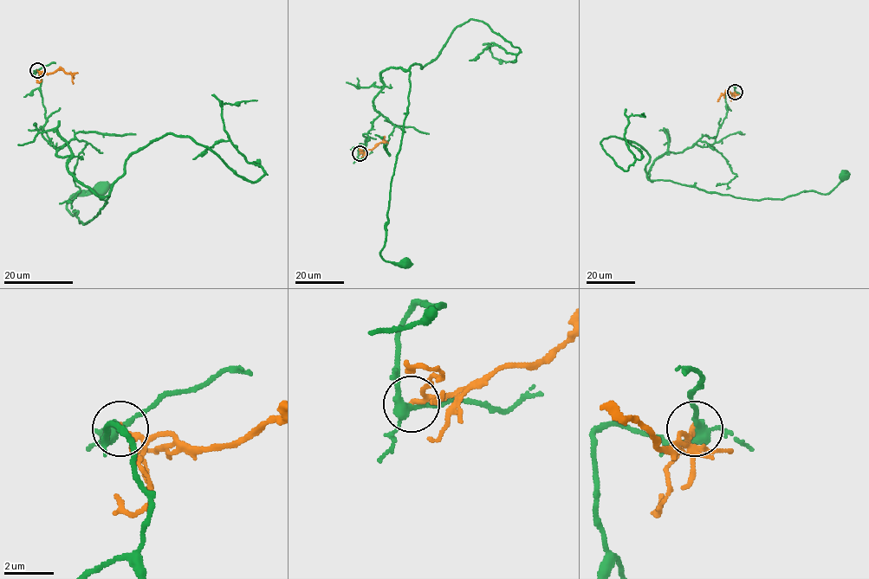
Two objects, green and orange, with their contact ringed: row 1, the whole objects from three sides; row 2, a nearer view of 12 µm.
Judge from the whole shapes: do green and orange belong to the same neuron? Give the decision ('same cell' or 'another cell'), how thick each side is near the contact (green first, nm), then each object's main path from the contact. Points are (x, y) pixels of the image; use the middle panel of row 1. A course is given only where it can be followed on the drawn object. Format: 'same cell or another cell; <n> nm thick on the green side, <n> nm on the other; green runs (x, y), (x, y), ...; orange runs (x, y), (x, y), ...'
another cell; 320 nm thick on the green side, 140 nm on the other; green runs (359, 153), (379, 115), (373, 101), (381, 73), (407, 70), (409, 105), (380, 256), (405, 263); orange runs (359, 153), (374, 147), (385, 137)

